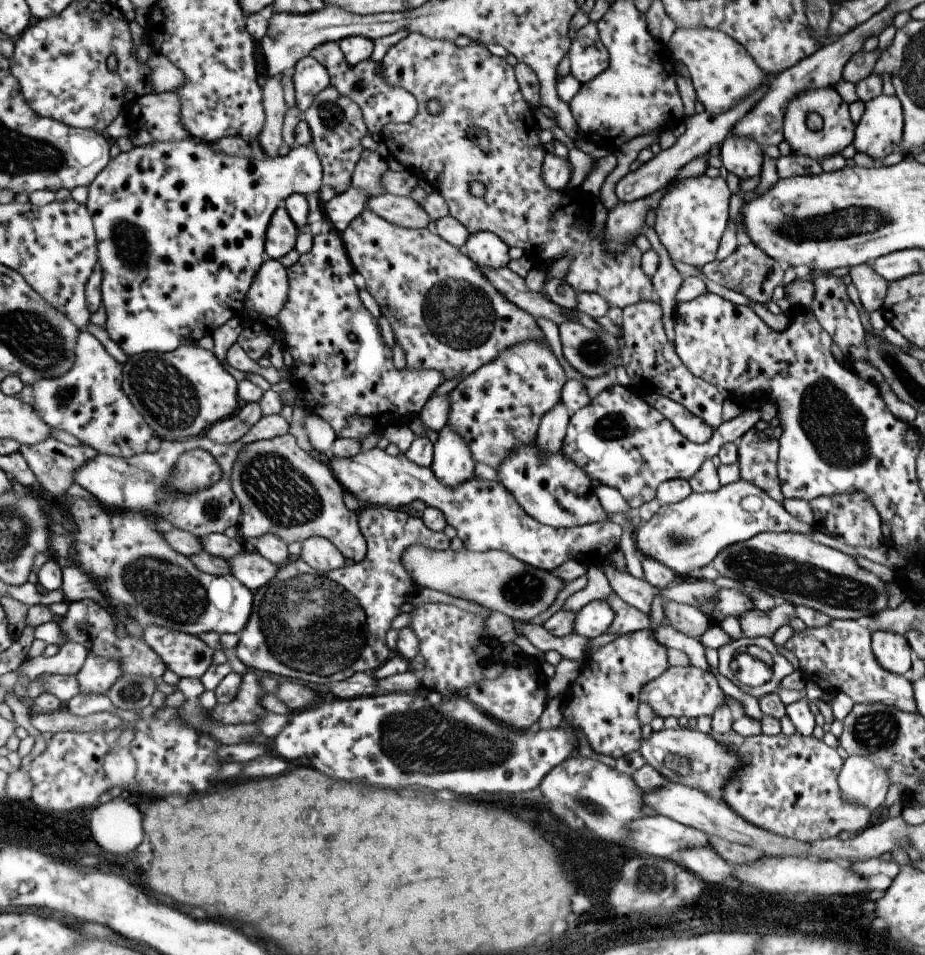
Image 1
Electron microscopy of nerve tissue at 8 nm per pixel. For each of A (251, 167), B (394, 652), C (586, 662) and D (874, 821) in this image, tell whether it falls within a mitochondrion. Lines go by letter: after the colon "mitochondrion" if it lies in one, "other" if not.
A: other
B: other
C: other
D: other

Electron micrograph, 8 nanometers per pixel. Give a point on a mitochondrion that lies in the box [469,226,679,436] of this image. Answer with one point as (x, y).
(594, 352)

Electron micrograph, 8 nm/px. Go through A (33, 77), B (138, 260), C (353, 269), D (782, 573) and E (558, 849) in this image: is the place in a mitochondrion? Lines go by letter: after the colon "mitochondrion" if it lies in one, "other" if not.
A: other
B: other
C: other
D: mitochondrion
E: other

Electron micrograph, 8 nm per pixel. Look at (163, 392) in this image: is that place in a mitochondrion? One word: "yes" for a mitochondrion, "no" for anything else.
yes

